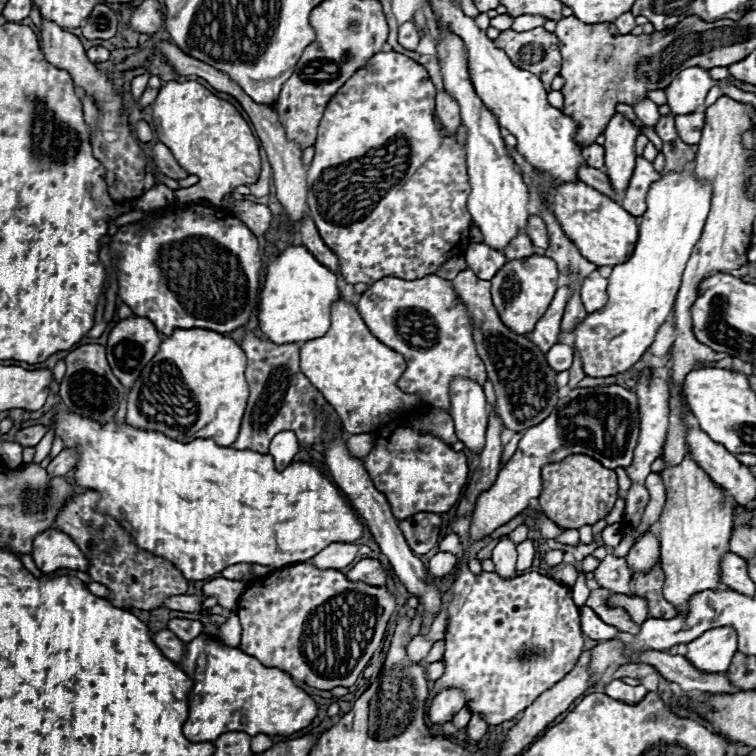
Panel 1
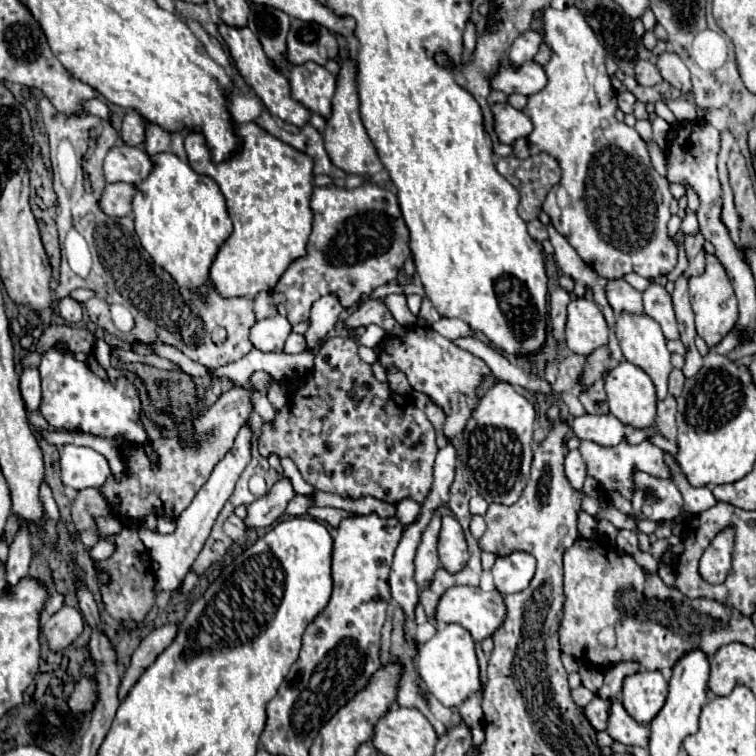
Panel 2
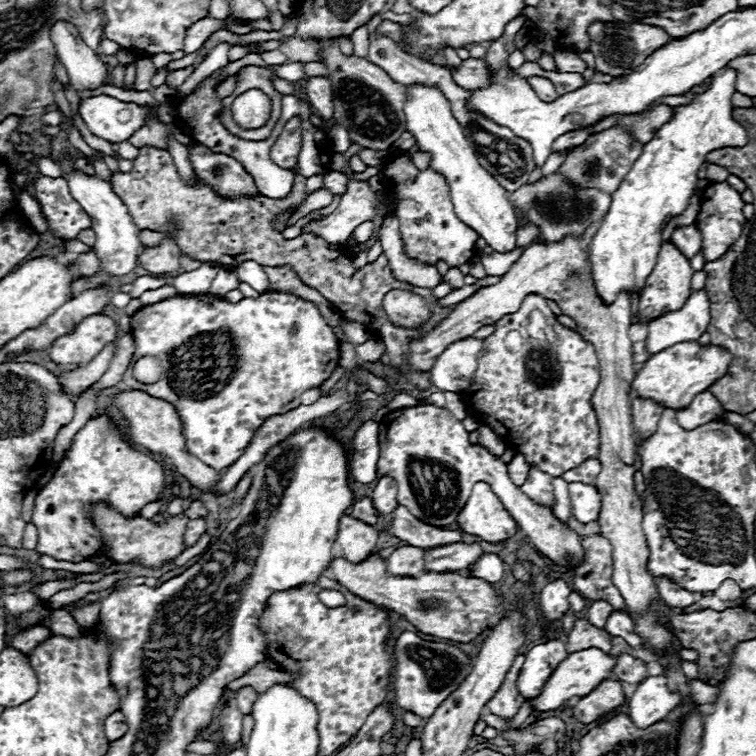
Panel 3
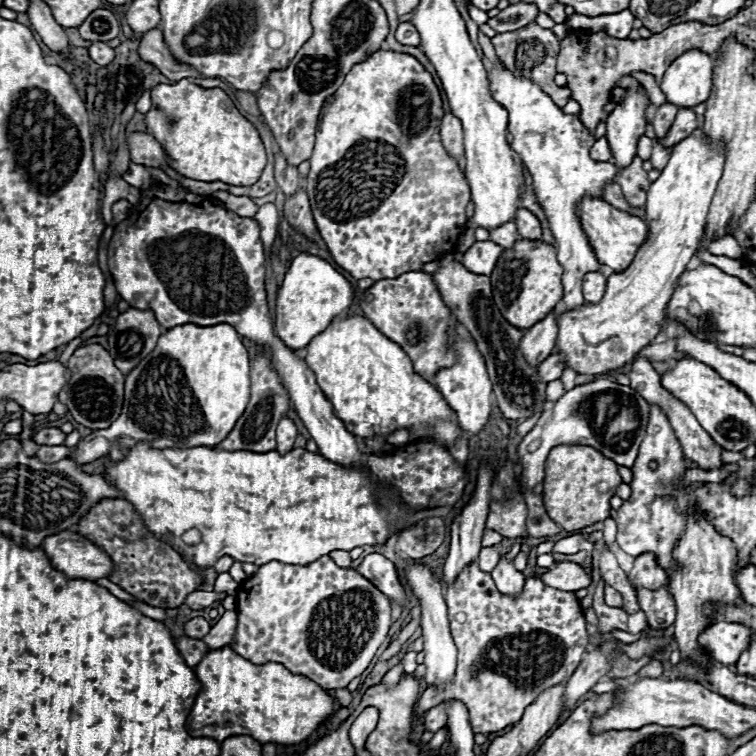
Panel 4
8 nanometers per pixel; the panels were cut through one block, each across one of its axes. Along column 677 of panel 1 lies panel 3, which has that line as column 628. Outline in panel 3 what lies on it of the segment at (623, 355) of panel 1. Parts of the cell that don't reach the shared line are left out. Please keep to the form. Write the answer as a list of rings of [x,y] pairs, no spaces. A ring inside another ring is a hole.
[[[724,70],[724,74],[718,74],[716,80],[712,80],[712,86],[708,88],[708,92],[694,96],[694,102],[688,106],[678,106],[672,120],[666,122],[648,144],[644,144],[644,152],[640,160],[636,160],[636,164],[630,168],[630,172],[626,174],[618,190],[612,194],[610,210],[588,248],[588,262],[592,264],[590,274],[594,280],[596,294],[602,298],[604,304],[612,304],[616,300],[616,294],[620,292],[628,292],[630,296],[642,294],[642,290],[646,288],[646,280],[656,266],[656,258],[662,244],[662,226],[672,216],[682,214],[690,204],[690,198],[696,192],[696,182],[698,182],[696,172],[704,164],[706,154],[722,146],[744,146],[748,142],[746,130],[732,118],[730,98],[732,98],[732,92],[736,92],[734,80],[736,80],[736,72]]]

